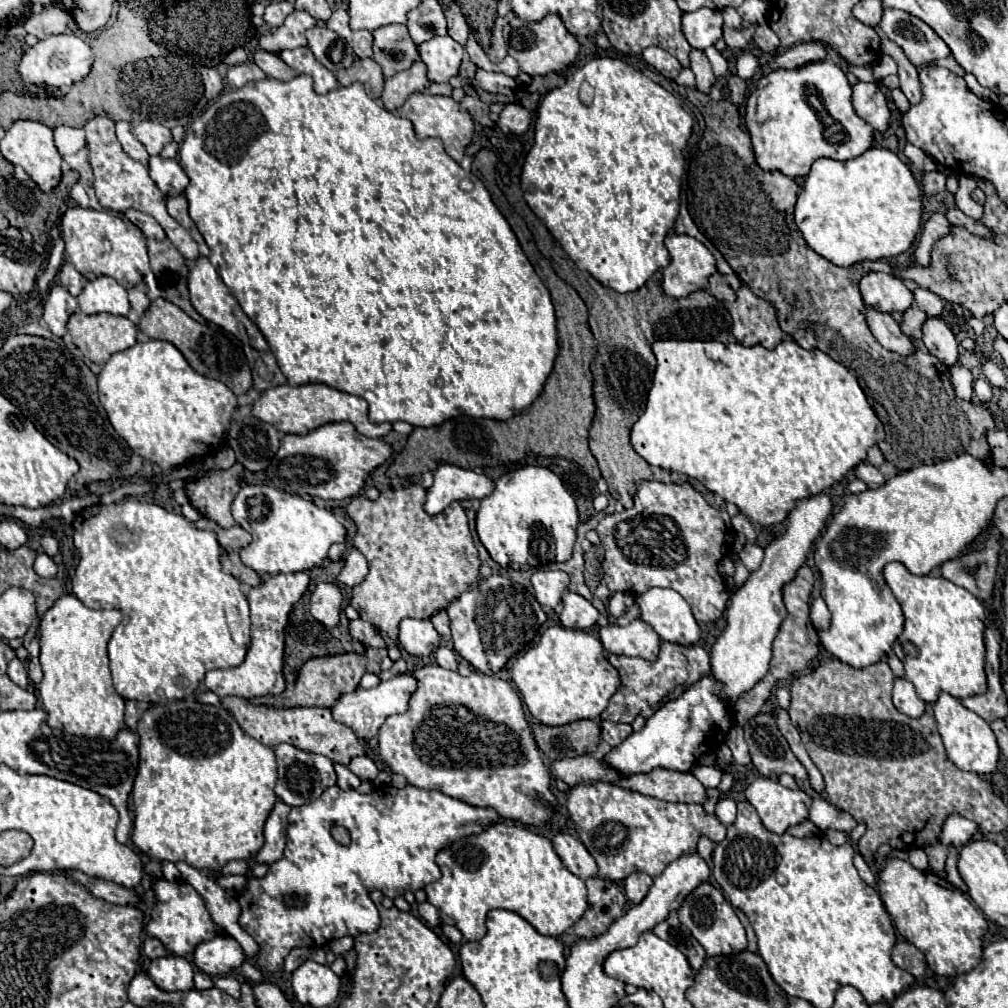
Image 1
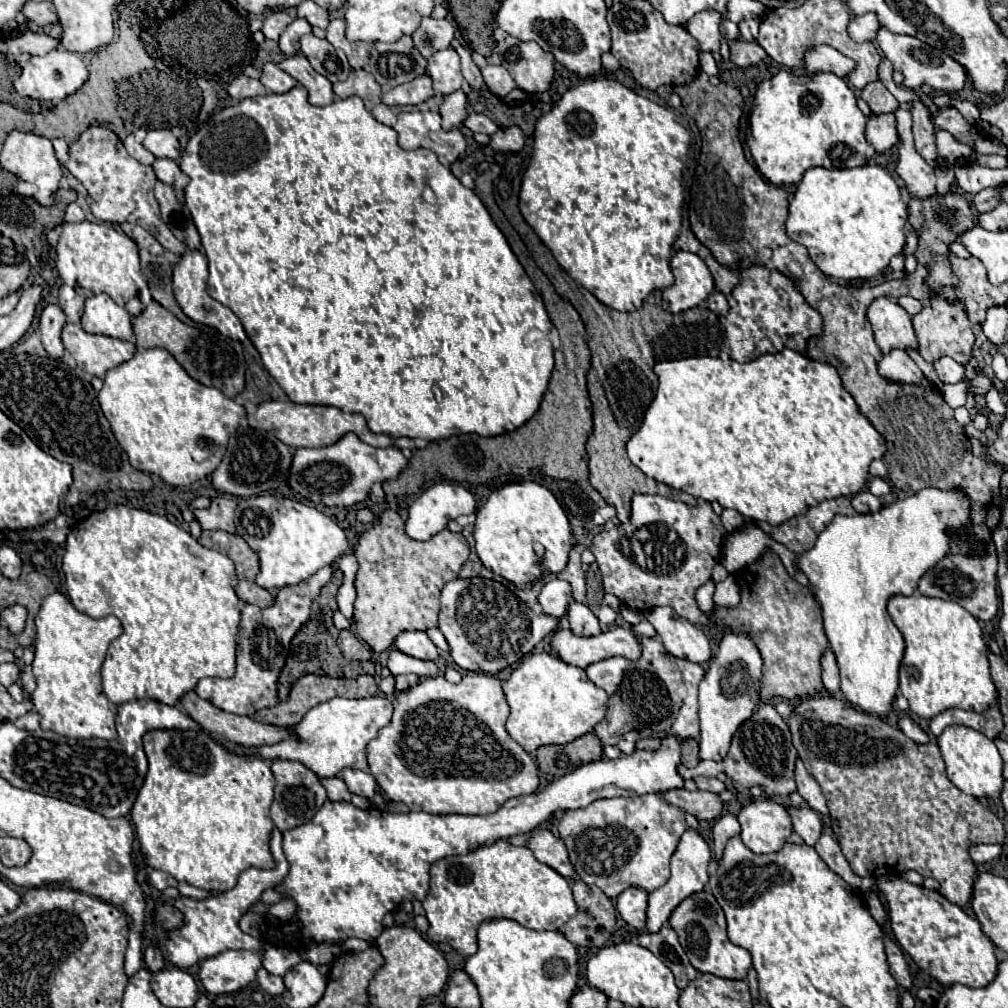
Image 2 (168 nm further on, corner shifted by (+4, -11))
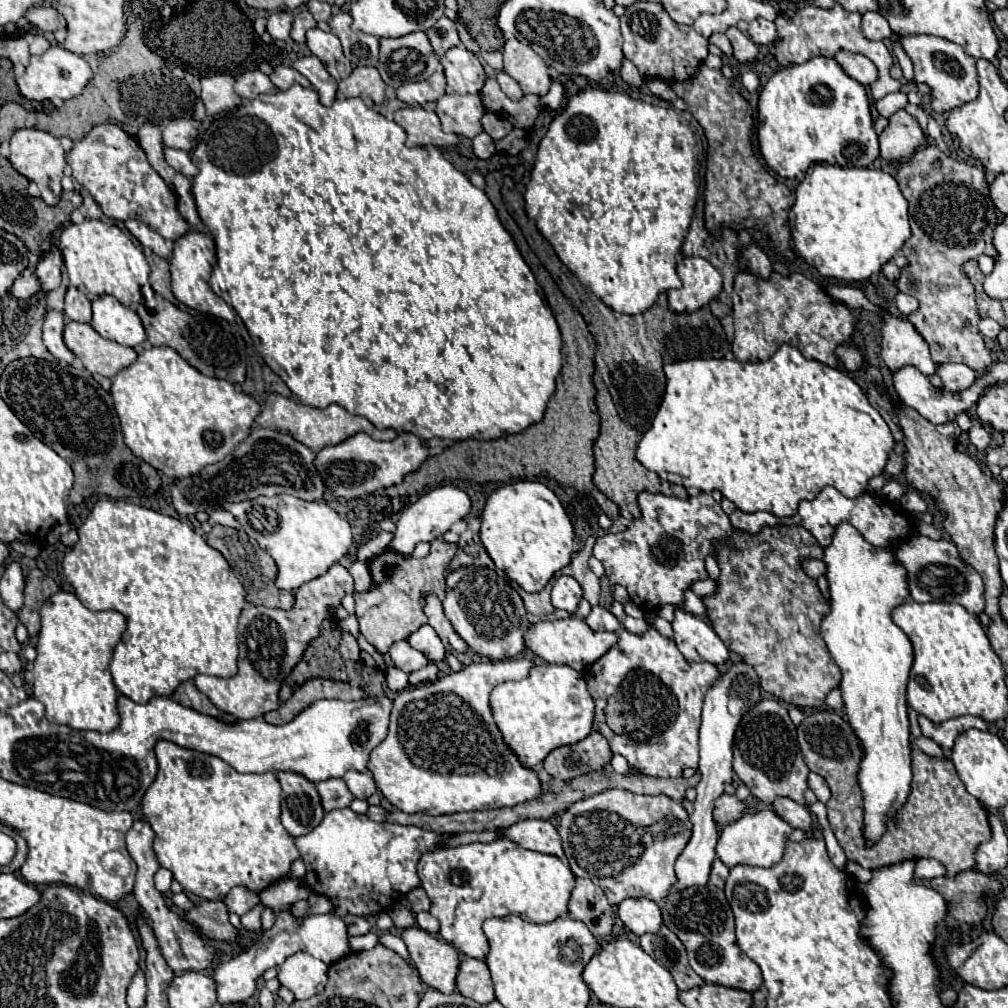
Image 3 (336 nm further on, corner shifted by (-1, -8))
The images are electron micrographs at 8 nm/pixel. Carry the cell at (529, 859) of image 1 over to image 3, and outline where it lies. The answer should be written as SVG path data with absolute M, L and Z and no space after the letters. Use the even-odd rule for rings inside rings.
M506 838L494 840L490 844L474 842L466 846L426 852L418 862L418 876L424 892L430 898L430 914L440 922L440 936L448 944L456 946L464 956L478 960L484 960L488 954L488 942L482 932L482 922L486 918L516 914L534 924L552 922L562 914L568 914L568 900L574 888L572 870L566 864L562 864L556 856L520 848L518 844Z

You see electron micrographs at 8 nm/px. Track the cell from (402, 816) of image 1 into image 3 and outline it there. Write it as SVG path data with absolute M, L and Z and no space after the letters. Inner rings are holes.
M350 808L332 810L324 816L322 824L316 826L310 834L296 838L296 848L302 854L306 864L306 884L316 894L330 898L336 906L334 914L344 918L346 914L370 916L380 910L386 910L394 900L406 896L412 888L420 886L420 878L416 874L416 864L424 852L436 850L440 840L446 840L448 834L434 834L416 826L400 826L390 822L374 822L364 814L356 814Z

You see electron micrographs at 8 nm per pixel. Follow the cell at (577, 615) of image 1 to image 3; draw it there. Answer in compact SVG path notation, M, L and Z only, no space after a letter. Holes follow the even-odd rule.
M592 606L592 612L586 618L586 624L592 630L610 630L610 632L616 632L620 628L618 618L610 610L606 610L602 606Z

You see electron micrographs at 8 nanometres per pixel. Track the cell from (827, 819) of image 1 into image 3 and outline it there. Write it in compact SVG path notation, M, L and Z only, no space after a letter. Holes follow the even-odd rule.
M776 798L772 808L776 808L776 814L788 822L792 828L800 828L800 830L810 830L812 826L812 814L808 810L808 806L802 806L790 798Z

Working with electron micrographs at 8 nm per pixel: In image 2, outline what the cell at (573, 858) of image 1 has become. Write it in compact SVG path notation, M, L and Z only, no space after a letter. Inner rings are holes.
M535 829L527 847L535 853L535 857L541 863L553 867L565 879L577 877L577 873L569 861L569 853L565 849L565 843L561 841L561 837L553 835L549 829Z

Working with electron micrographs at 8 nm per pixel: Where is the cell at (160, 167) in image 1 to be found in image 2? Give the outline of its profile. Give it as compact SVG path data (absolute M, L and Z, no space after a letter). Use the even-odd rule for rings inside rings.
M155 159L153 171L155 171L159 181L163 181L167 185L173 185L173 189L177 189L177 191L183 191L189 183L189 177L171 159Z

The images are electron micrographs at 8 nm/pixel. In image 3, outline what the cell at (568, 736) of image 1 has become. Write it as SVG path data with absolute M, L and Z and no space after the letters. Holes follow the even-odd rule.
M590 732L584 740L572 744L572 746L560 746L552 750L544 760L544 770L552 778L560 778L564 782L594 772L594 756L596 752L596 770L602 770L610 758L612 750L606 742L606 738L598 732Z

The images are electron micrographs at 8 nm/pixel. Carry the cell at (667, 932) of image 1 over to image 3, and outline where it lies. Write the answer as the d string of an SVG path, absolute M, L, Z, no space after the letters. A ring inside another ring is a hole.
M662 926L656 934L640 936L640 946L672 974L678 990L690 990L704 984L704 980L690 968L682 942L666 926Z

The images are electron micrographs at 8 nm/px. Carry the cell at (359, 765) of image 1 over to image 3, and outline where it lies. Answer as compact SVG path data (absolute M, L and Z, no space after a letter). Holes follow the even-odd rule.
M350 770L350 772L344 774L342 780L346 782L348 790L350 790L356 798L360 798L360 800L366 800L366 798L370 798L370 796L376 792L376 782L374 782L372 774L368 774L368 772Z

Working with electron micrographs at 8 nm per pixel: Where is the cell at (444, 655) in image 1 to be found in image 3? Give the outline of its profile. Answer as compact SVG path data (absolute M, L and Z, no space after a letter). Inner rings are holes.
M396 642L396 644L392 644L390 658L406 674L416 672L416 670L420 670L420 668L424 668L428 664L428 658L422 652L414 650L408 642Z

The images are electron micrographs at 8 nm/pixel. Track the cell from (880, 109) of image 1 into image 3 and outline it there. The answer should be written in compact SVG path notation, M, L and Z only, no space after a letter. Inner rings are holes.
M898 110L888 128L880 134L880 156L884 160L898 160L904 156L912 156L918 148L926 144L926 134L918 126L918 122L906 112Z

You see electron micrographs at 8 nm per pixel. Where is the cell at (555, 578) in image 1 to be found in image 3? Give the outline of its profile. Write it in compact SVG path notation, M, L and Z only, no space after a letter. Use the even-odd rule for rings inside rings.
M560 576L556 580L554 588L552 588L552 604L554 604L554 608L574 614L580 600L582 600L580 584L572 576Z

